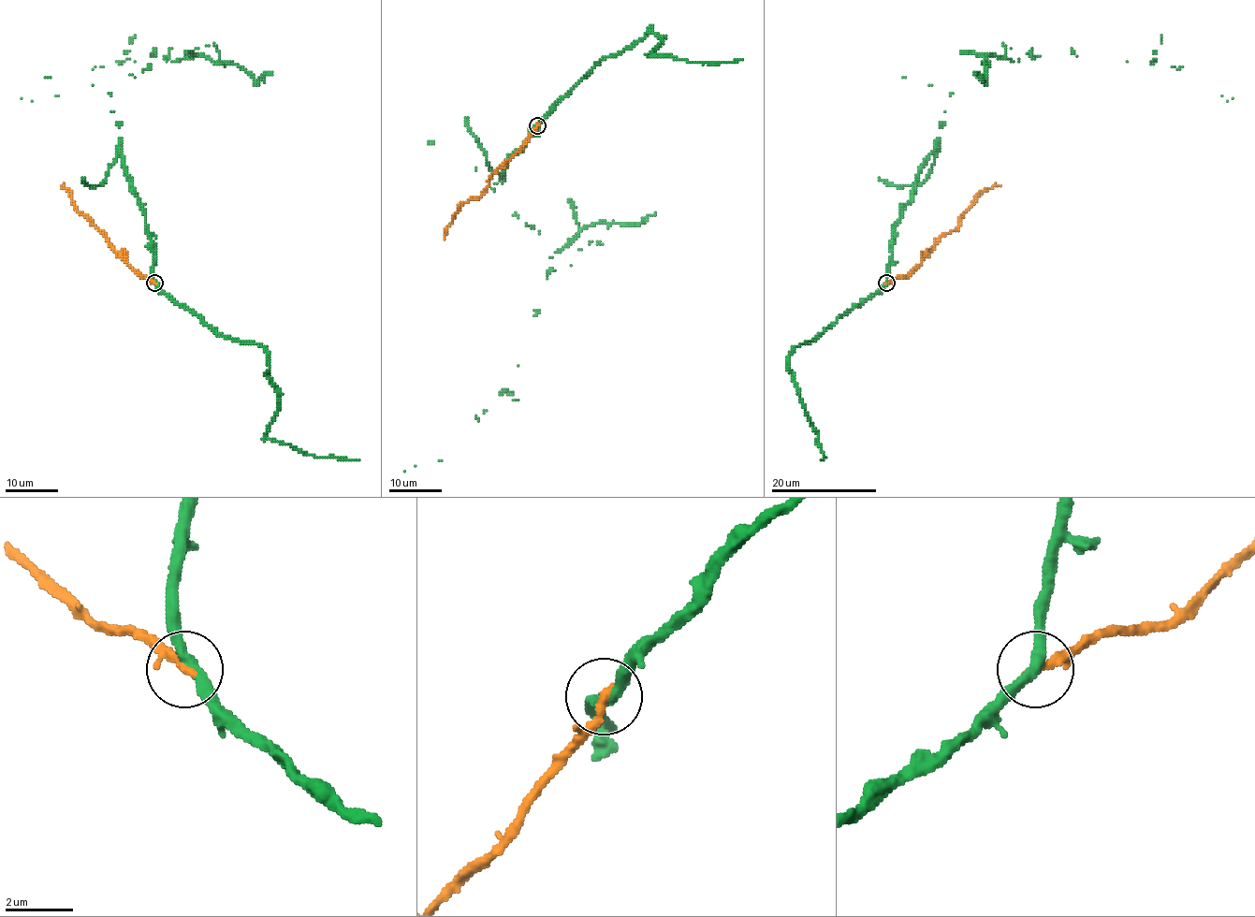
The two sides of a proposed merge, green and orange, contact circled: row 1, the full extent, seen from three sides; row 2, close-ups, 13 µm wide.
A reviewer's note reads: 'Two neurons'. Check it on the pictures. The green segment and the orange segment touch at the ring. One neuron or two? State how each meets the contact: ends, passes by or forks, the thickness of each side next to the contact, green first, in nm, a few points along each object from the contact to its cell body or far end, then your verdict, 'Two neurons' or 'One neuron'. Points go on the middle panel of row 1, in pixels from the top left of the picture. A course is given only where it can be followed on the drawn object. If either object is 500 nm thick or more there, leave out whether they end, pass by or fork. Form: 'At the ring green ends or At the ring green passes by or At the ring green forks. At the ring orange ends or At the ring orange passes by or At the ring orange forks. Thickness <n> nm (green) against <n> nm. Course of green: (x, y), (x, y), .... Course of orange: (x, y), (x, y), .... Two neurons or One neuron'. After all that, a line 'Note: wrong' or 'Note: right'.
At the ring green passes by. At the ring orange ends. Thickness 320 nm (green) against 280 nm. Course of green: (537, 124), (538, 130), (506, 162), (493, 191), (538, 232), (550, 269), (538, 311), (506, 390), (404, 472). Course of orange: (537, 124), (525, 144), (491, 175), (487, 188), (479, 196), (464, 201), (456, 211), (445, 232), (445, 239). Two neurons
Note: right

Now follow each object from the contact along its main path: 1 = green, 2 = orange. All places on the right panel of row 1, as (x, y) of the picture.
1: (886, 283), (891, 234), (952, 94), (980, 78), (993, 55), (1072, 50), (1151, 61), (1233, 99)
2: (886, 283), (906, 277), (936, 241), (957, 227), (973, 199), (984, 190), (999, 184)

